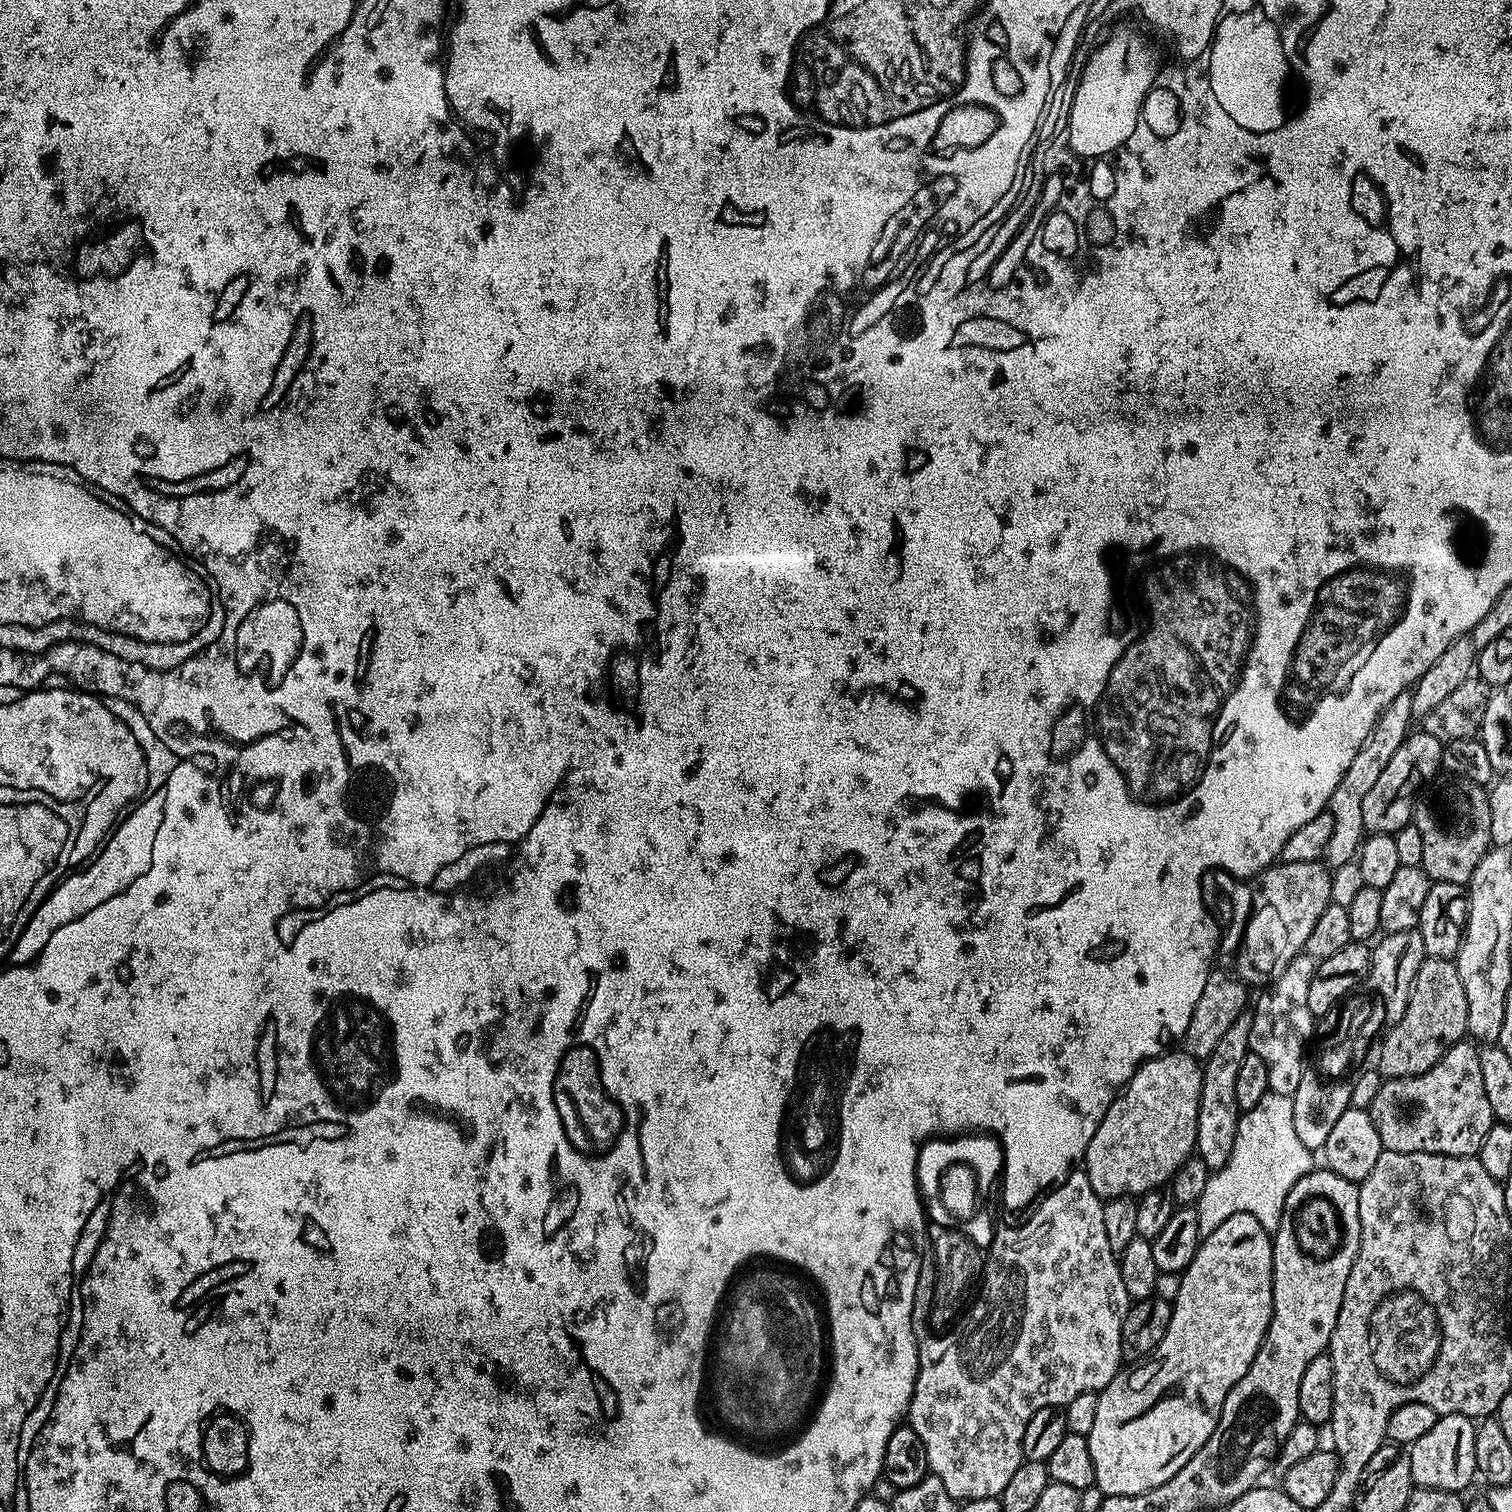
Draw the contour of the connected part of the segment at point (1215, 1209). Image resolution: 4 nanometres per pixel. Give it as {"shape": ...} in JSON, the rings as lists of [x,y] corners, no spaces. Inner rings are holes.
{"shape":[[[1268,1091],[1254,1110],[1241,1115],[1230,1162],[1209,1175],[1206,1190],[1202,1190],[1202,1198],[1194,1205],[1201,1237],[1218,1230],[1226,1218],[1243,1212],[1254,1214],[1266,1231],[1274,1234],[1282,1222],[1286,1194],[1290,1194],[1298,1178],[1313,1171],[1312,1156],[1313,1149],[1302,1146],[1294,1131],[1292,1098]]]}

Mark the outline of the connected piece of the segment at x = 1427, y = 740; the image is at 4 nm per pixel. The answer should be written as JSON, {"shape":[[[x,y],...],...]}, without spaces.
{"shape":[[[1423,730],[1413,731],[1394,750],[1394,758],[1386,762],[1386,770],[1378,774],[1378,782],[1362,798],[1362,822],[1369,833],[1402,830],[1402,826],[1413,823],[1414,805],[1422,789],[1441,771],[1440,763],[1444,744],[1434,734]]]}

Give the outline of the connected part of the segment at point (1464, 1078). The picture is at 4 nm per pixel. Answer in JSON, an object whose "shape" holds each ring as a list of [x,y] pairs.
{"shape":[[[1471,1039],[1458,1041],[1430,1070],[1417,1076],[1394,1076],[1380,1085],[1377,1097],[1370,1109],[1374,1126],[1378,1126],[1378,1138],[1390,1152],[1433,1152],[1443,1156],[1476,1156],[1482,1146],[1482,1138],[1494,1123],[1490,1102],[1486,1098],[1486,1086],[1482,1086],[1480,1048]]]}

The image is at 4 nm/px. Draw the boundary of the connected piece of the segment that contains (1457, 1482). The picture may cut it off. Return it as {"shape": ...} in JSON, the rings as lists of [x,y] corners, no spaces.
{"shape":[[[1462,1414],[1437,1416],[1434,1427],[1408,1448],[1413,1485],[1430,1490],[1463,1493],[1464,1488],[1470,1487],[1472,1479],[1476,1480],[1478,1476],[1474,1454],[1475,1438],[1476,1424],[1473,1417]]]}

